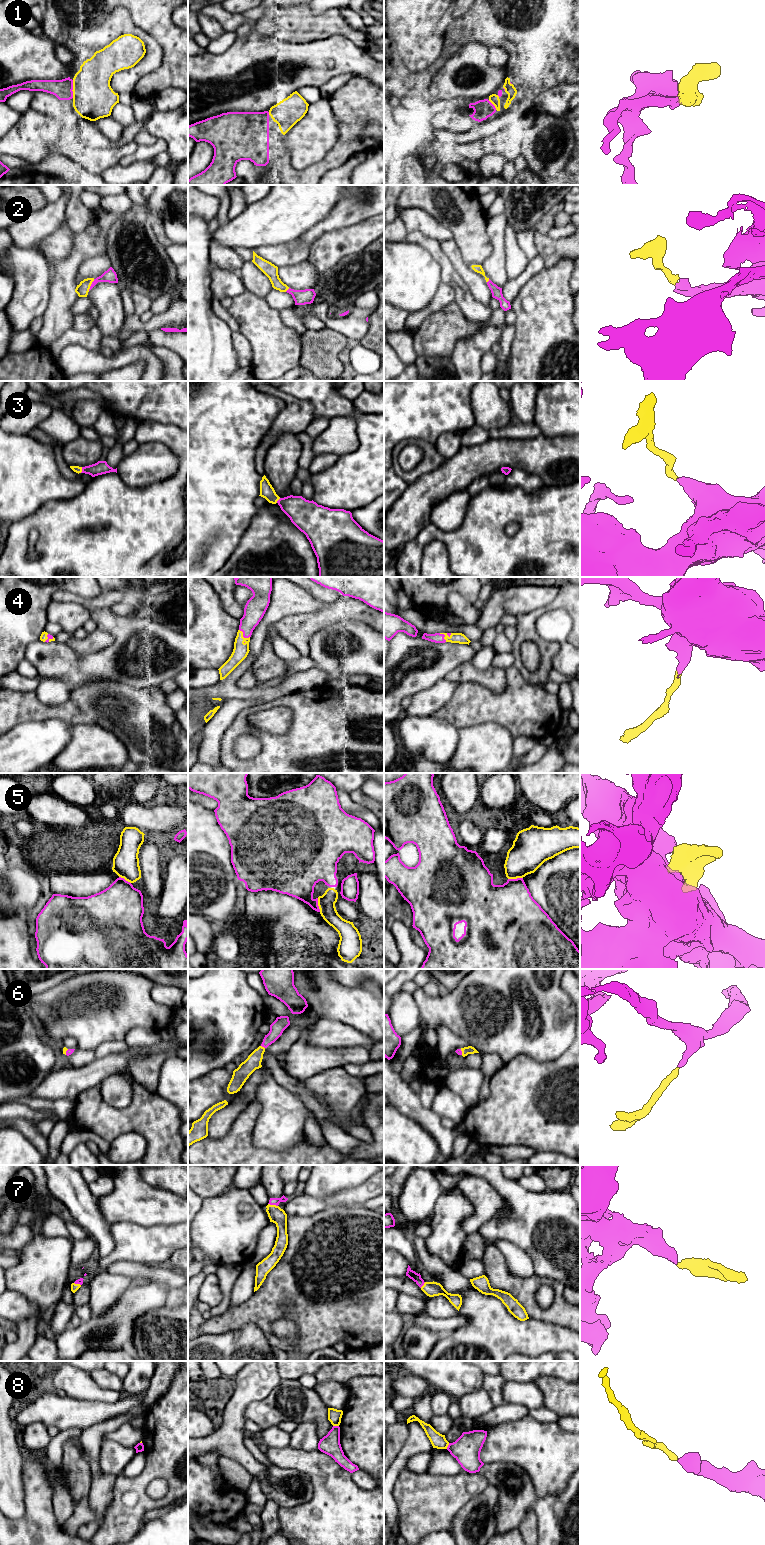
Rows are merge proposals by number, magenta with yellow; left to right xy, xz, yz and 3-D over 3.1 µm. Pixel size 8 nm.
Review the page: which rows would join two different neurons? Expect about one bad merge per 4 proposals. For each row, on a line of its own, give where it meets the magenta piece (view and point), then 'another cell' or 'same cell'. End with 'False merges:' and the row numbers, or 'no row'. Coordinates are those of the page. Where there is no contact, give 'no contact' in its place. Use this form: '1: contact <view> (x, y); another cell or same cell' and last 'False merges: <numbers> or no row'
1: contact xy (72, 89); same cell
2: contact xy (91, 285); same cell
3: contact xy (82, 470); same cell
4: contact yz (444, 635); same cell
5: contact yz (515, 879); same cell
6: contact xz (263, 1046); same cell
7: contact xz (273, 1204); same cell
8: contact xz (336, 1426); another cell
False merges: 8

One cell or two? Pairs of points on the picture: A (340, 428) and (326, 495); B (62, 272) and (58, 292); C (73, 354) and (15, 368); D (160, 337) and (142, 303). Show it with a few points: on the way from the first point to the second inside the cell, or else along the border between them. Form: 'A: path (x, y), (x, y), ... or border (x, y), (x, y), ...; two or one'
A: border (358, 442), (358, 447), (355, 450), (338, 456); two
B: path (62, 277), (62, 287); one
C: border (56, 361), (62, 370); two
D: border (160, 328), (156, 328), (148, 333); two

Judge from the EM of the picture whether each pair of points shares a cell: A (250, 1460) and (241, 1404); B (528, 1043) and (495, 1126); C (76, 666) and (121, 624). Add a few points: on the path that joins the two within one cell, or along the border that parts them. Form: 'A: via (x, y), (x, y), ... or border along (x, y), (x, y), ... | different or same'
A: via (236, 1446), (235, 1418) | same
B: border along (546, 1061), (517, 1055), (504, 1064) | different
C: via (92, 666), (98, 666), (121, 643), (121, 640) | same

